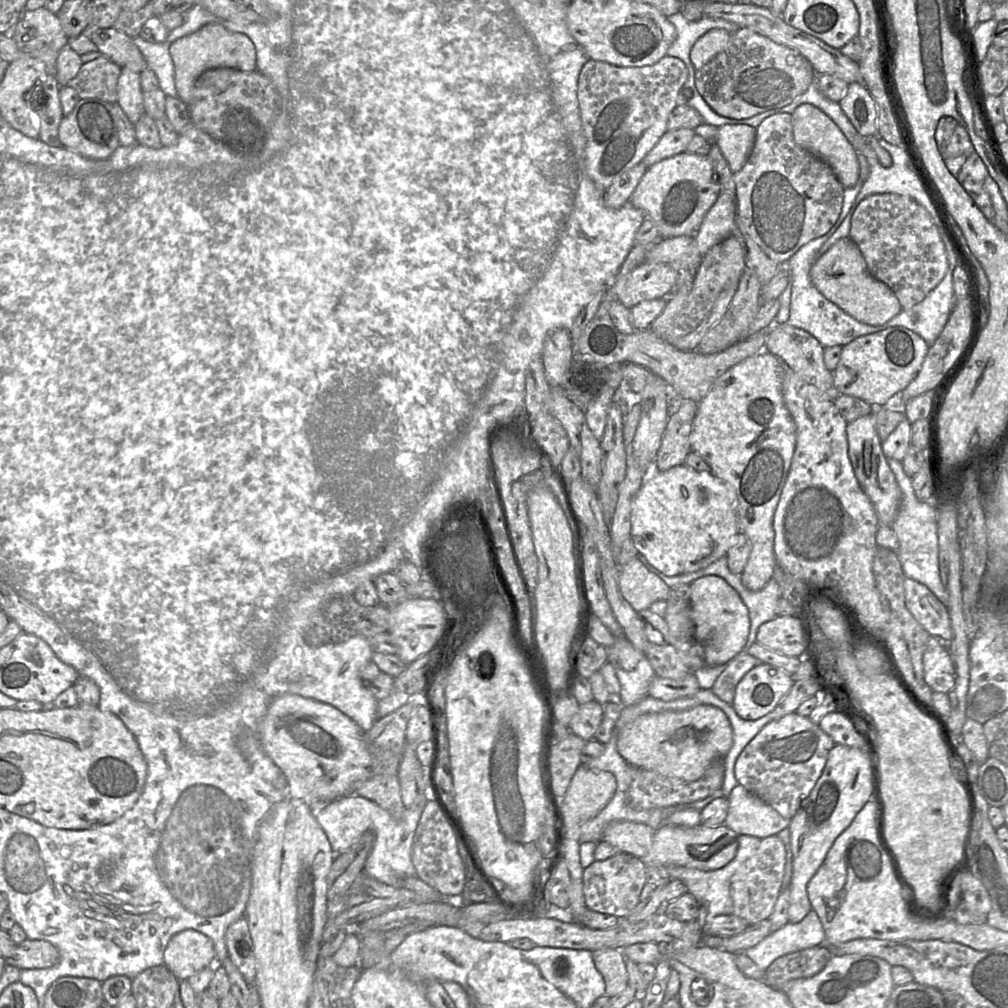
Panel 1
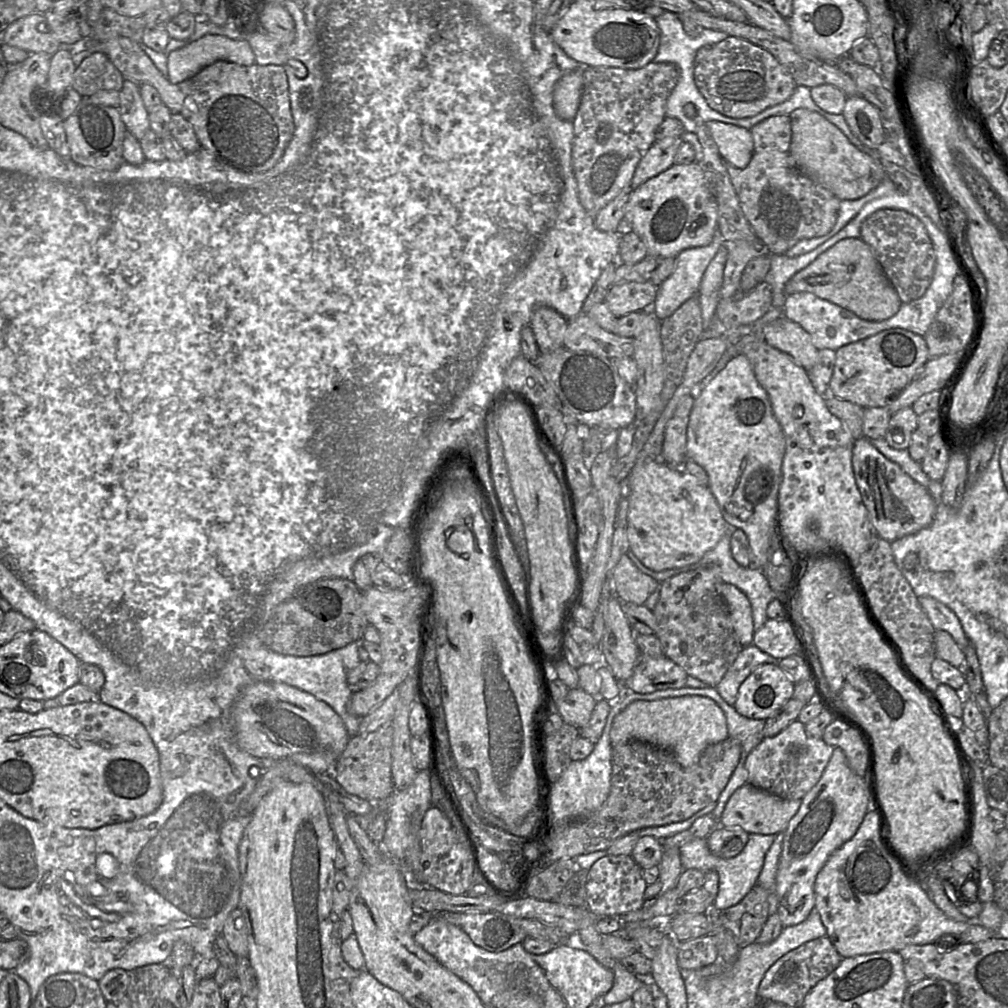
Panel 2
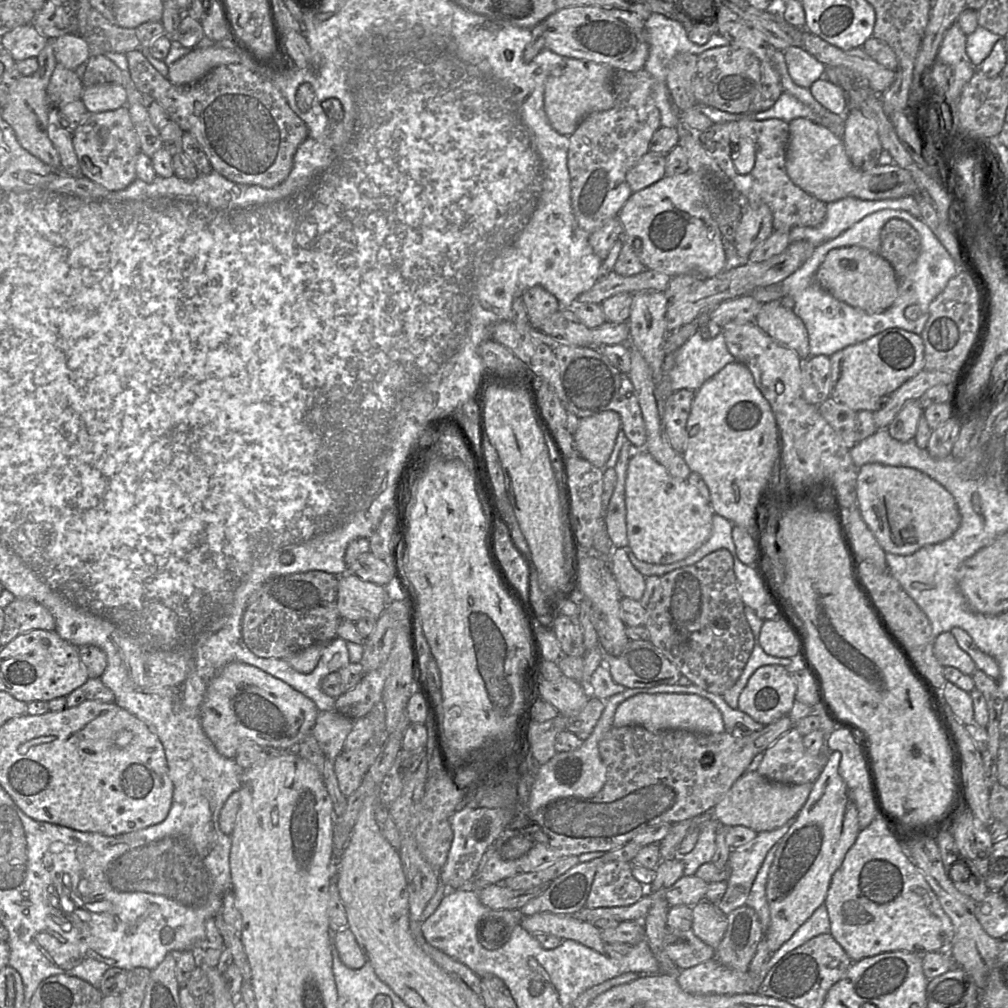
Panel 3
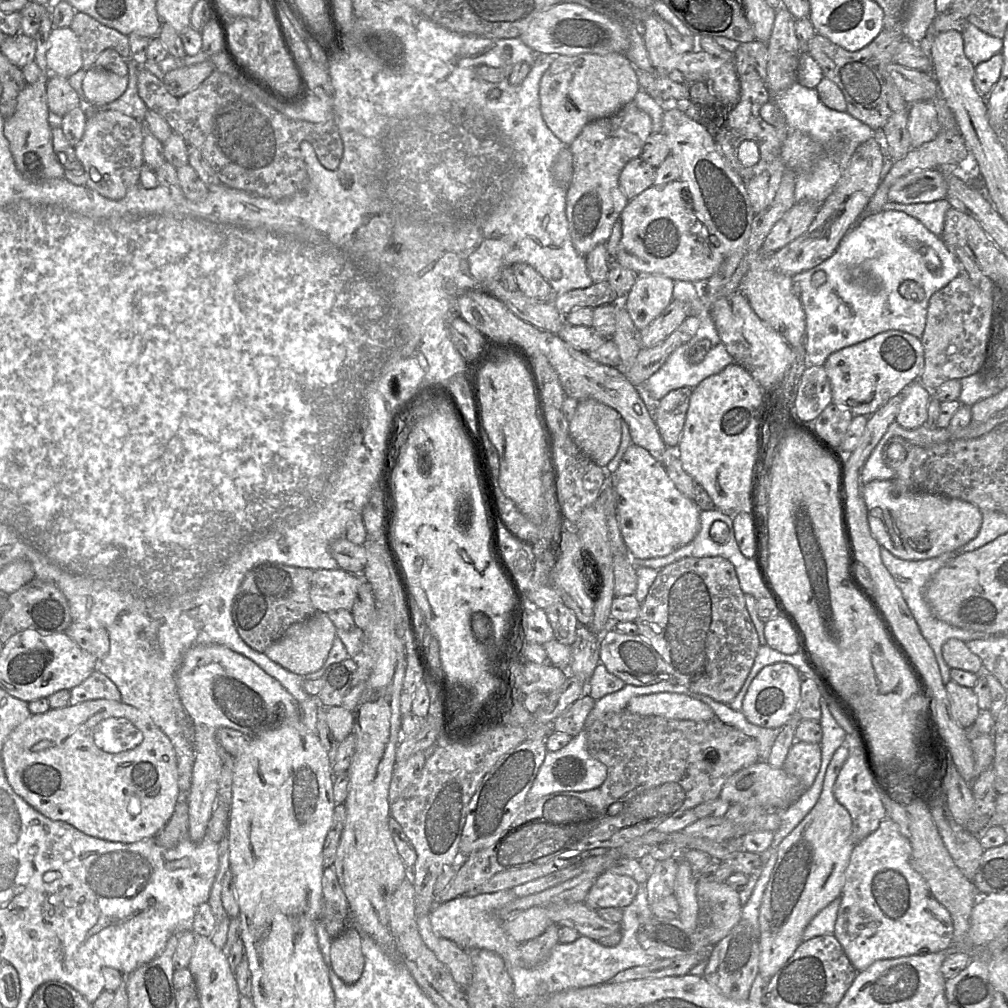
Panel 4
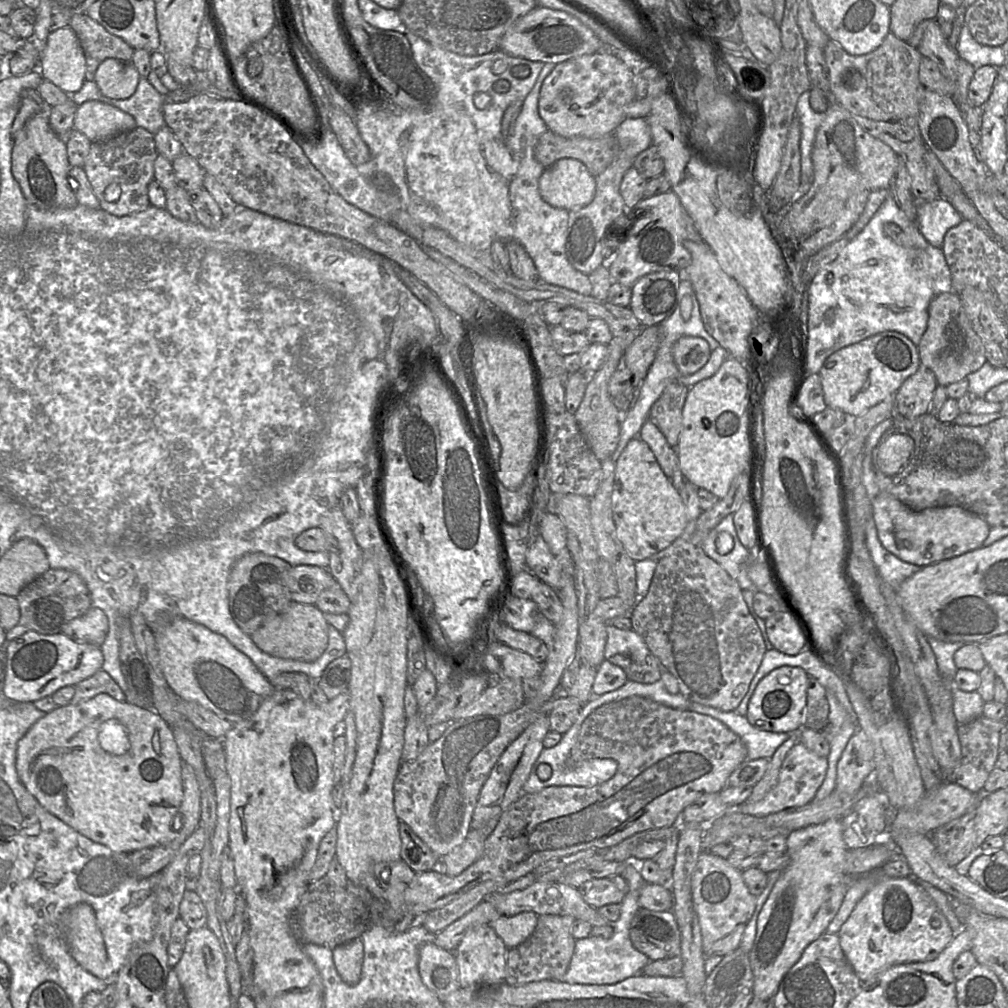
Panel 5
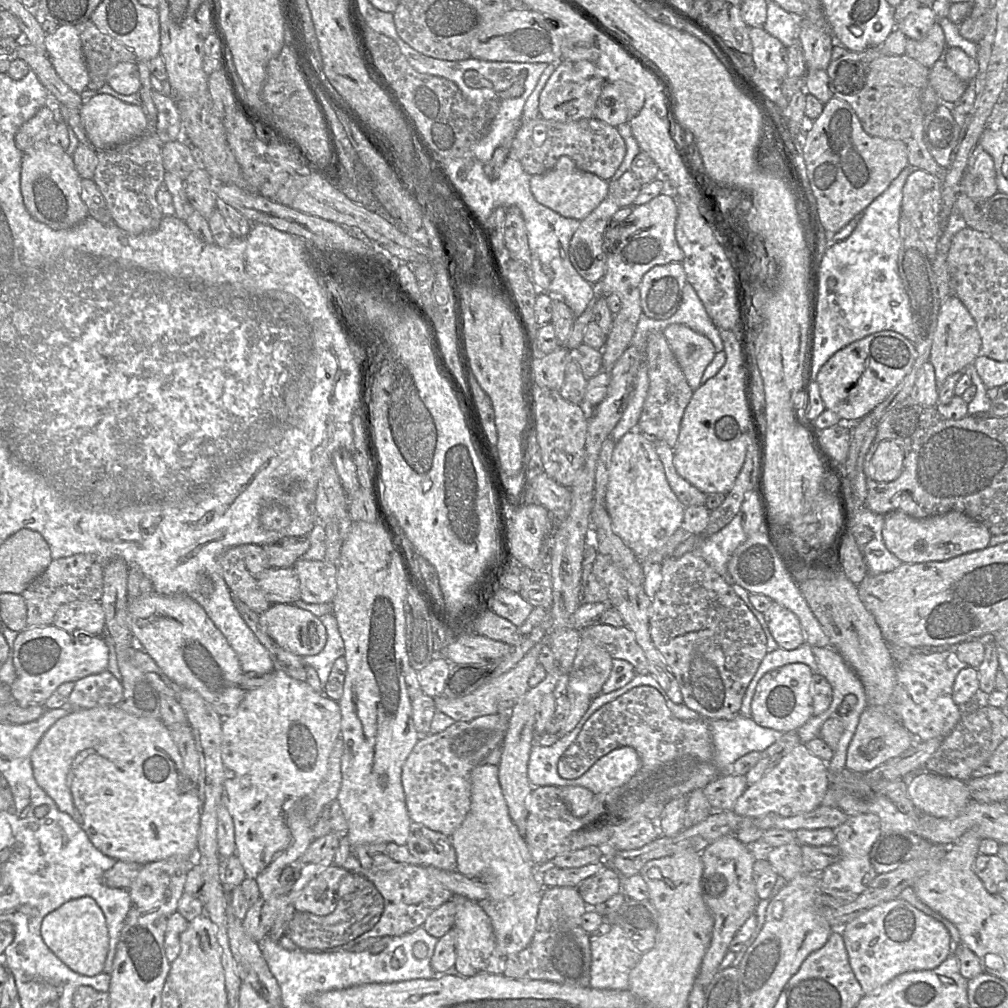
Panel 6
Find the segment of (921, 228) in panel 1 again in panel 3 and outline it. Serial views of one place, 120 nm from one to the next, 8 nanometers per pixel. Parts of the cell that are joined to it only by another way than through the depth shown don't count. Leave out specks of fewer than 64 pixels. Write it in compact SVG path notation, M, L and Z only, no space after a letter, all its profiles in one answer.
M891 219L882 228L880 239L880 256L891 264L898 278L902 278L920 254L919 233L904 220Z

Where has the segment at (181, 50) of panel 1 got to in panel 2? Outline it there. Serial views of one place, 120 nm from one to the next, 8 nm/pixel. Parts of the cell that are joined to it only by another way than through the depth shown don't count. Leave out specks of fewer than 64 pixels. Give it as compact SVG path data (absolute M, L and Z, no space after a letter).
M207 34L168 56L168 80L179 84L217 62L228 61L241 66L255 64L255 55L246 40Z

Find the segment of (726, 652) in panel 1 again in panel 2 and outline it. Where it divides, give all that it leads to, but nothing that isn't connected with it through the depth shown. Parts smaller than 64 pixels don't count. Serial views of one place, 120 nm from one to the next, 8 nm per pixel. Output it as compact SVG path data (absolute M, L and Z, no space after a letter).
M717 583L717 592L722 596L728 611L733 631L743 647L753 643L754 624L751 605L746 595L729 583Z

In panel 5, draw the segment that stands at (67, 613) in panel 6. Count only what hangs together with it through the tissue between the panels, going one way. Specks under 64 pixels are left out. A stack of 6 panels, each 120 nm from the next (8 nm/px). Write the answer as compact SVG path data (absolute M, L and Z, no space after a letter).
M90 606L85 614L67 622L62 633L81 643L101 646L107 636L109 623L103 610Z

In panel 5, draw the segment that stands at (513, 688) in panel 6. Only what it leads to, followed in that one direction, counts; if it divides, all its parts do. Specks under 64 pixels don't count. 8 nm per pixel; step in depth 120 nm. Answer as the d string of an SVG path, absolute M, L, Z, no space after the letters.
M498 678L470 704L459 709L453 720L478 715L504 715L522 707L525 703L521 680Z

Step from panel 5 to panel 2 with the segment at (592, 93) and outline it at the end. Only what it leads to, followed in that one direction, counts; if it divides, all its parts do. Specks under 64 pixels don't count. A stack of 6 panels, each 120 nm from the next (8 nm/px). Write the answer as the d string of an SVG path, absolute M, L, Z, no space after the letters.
M581 66L565 74L558 80L553 90L553 107L556 115L573 121L581 102L584 67Z

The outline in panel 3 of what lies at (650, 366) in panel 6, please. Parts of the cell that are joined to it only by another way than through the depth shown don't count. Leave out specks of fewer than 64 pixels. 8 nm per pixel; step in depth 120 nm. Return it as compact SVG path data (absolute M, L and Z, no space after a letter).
M680 389L664 403L664 423L672 448L683 453L686 443L686 423L690 414L695 391Z

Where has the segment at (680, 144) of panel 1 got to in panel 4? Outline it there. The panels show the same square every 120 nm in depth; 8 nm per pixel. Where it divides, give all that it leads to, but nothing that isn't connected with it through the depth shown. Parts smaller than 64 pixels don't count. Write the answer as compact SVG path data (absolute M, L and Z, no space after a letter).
M641 156L625 165L619 177L619 185L629 201L654 185L656 169Z

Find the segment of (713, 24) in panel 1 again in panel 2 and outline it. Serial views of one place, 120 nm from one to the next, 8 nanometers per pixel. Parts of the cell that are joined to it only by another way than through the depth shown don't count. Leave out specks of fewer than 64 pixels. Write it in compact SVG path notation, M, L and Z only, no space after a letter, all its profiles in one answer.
M671 11L655 19L660 29L660 46L653 62L674 63L684 75L688 64L694 68L695 56L701 47L715 45L728 37L725 32L704 29L698 37L691 38L685 33L678 15Z

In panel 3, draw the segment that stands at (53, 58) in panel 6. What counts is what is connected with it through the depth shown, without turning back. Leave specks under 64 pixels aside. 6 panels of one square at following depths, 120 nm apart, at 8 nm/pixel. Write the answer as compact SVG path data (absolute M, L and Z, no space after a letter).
M67 33L53 40L53 50L57 64L73 71L91 57L84 38L75 33Z

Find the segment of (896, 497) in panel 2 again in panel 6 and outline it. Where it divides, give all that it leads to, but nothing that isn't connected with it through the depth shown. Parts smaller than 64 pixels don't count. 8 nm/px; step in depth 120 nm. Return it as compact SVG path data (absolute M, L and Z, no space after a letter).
M894 511L884 516L882 538L886 548L902 563L944 561L956 556L982 550L989 545L989 529L960 511L950 511L928 518L914 518Z

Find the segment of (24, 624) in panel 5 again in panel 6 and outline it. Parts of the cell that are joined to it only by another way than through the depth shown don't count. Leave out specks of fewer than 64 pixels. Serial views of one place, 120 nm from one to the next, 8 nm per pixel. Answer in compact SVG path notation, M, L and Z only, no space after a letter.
M75 554L52 559L46 570L23 591L27 606L27 628L52 625L58 609L72 601L100 601L104 587L104 565L94 557Z

